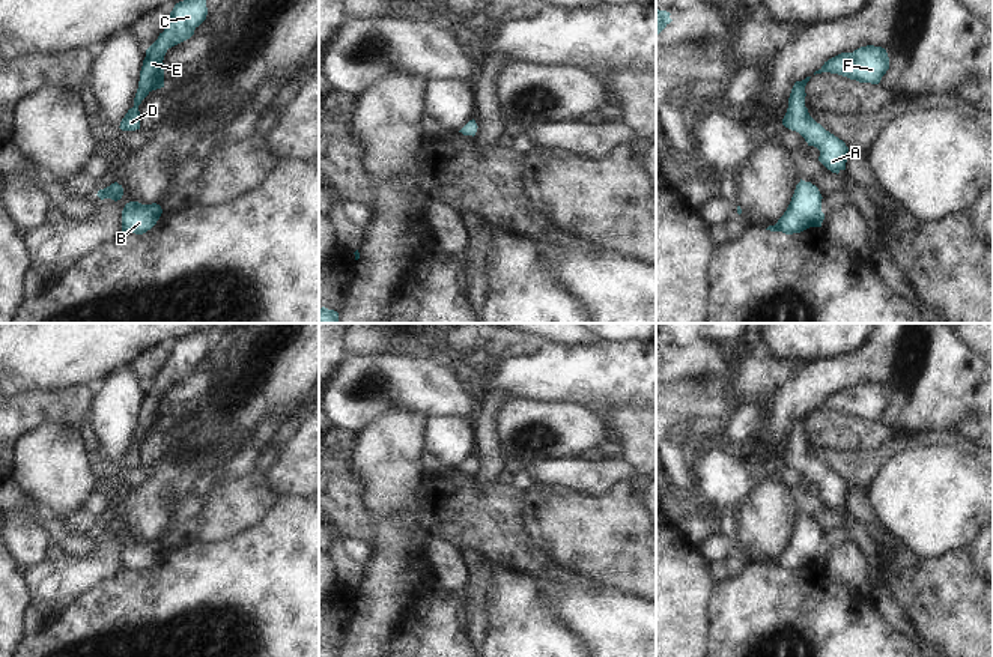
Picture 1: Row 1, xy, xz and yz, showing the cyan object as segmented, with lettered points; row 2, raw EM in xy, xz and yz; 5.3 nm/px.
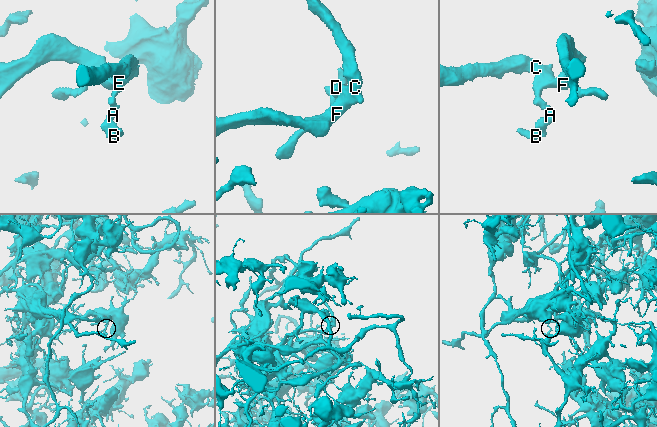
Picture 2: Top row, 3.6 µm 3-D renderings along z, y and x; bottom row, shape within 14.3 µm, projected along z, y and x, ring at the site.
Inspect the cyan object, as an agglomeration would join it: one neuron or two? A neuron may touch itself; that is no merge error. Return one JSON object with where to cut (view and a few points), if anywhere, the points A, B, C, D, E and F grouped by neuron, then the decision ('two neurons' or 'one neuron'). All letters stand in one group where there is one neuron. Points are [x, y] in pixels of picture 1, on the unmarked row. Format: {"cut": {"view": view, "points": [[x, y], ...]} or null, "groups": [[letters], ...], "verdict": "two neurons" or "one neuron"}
{"cut": null, "groups": [["A", "B", "C", "D", "E", "F"]], "verdict": "one neuron"}

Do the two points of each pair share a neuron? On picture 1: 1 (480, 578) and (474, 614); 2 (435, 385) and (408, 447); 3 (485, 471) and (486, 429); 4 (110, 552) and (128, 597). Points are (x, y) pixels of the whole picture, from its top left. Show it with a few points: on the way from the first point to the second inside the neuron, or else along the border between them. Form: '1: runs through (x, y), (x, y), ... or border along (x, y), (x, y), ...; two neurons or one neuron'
1: runs through (477, 587), (477, 605); one neuron
2: border along (388, 408), (408, 406), (425, 417); two neurons
3: runs through (486, 460), (486, 439); one neuron
4: border along (121, 567), (112, 576), (88, 590); two neurons

